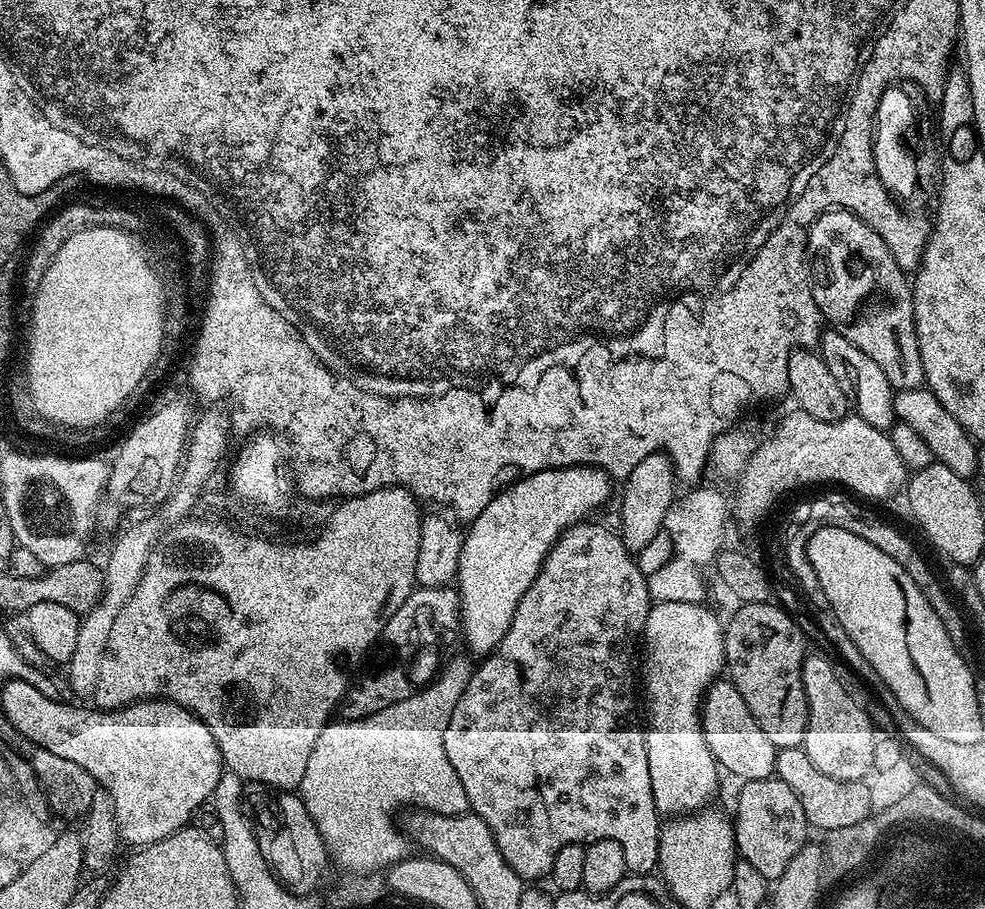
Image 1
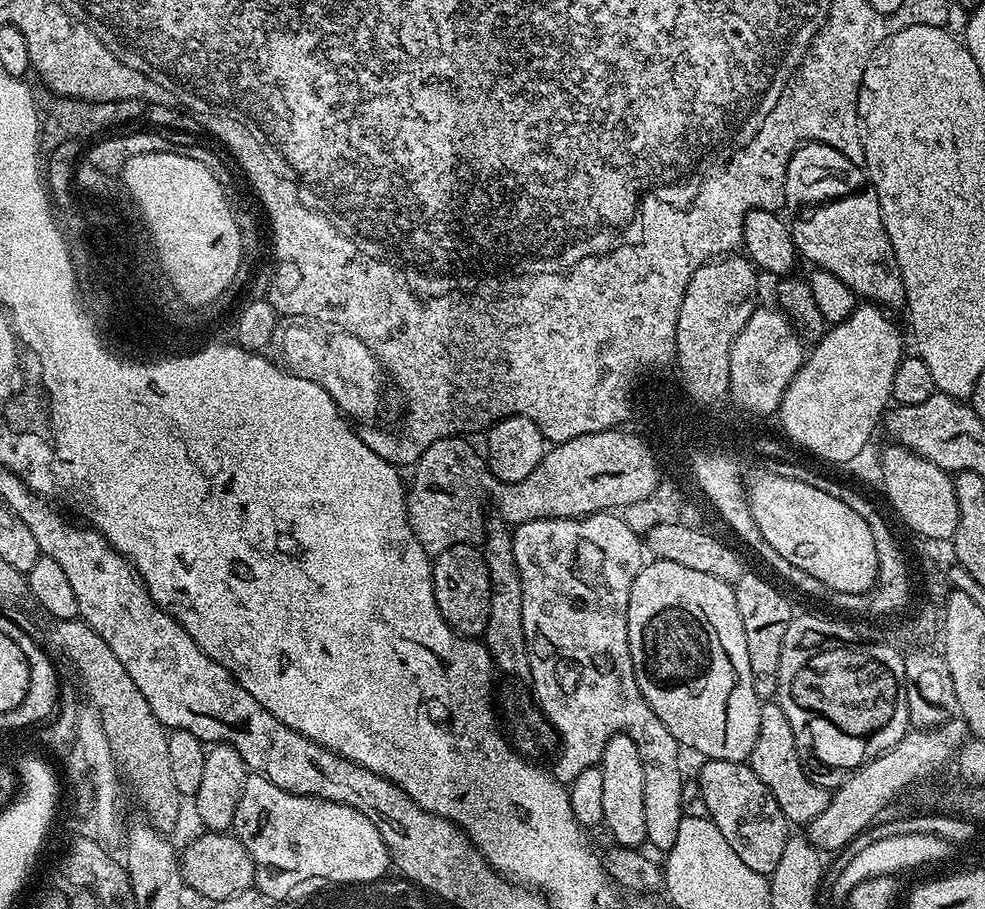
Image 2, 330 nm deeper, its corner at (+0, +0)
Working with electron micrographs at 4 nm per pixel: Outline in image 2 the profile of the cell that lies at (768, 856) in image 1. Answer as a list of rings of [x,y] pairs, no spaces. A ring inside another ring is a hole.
[[[709,759],[703,763],[698,781],[709,811],[708,819],[718,826],[718,830],[722,830],[722,838],[730,842],[734,854],[738,854],[750,870],[759,876],[771,877],[774,866],[778,866],[778,858],[782,858],[782,850],[786,850],[790,835],[786,814],[782,814],[774,794],[766,790],[766,785],[748,763]]]

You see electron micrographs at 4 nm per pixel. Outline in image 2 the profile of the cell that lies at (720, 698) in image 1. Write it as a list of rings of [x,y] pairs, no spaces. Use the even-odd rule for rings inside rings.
[[[649,559],[644,569],[634,578],[634,586],[630,586],[630,606],[628,607],[628,641],[630,642],[630,662],[634,662],[634,678],[638,682],[638,690],[642,690],[642,698],[662,718],[662,726],[674,734],[674,738],[685,749],[693,748],[701,752],[701,757],[709,760],[725,760],[726,762],[744,762],[754,750],[754,742],[758,742],[758,722],[760,721],[760,697],[754,694],[754,682],[750,674],[750,654],[746,654],[746,630],[742,630],[742,614],[738,614],[735,587],[722,578],[714,578],[714,574],[701,574],[698,570],[690,570],[686,566],[678,566],[678,562]]]

